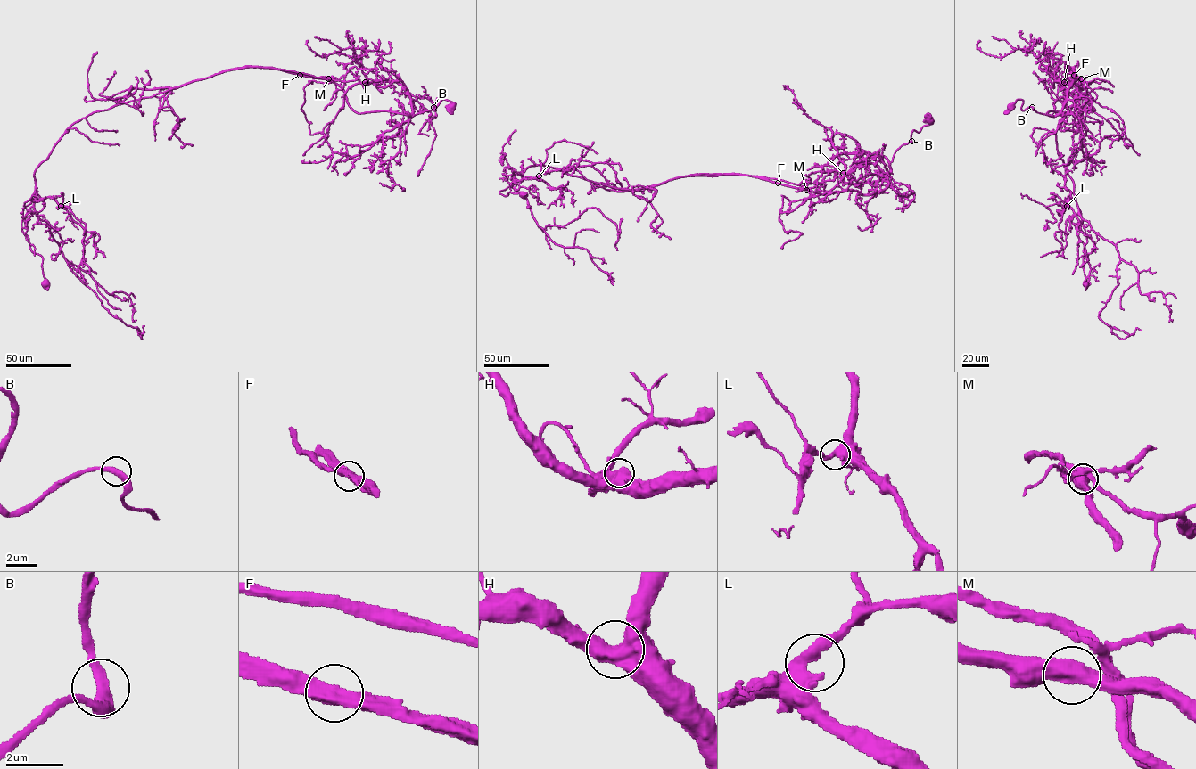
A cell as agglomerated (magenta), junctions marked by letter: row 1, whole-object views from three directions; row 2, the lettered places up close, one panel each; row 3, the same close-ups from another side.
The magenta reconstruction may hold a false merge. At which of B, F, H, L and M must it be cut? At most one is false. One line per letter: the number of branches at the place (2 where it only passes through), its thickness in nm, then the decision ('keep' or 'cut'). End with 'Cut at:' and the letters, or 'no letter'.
B: 2 | 400 nm | keep
F: 2 | 500 nm | keep
H: 2 | 650 nm | keep
L: 2 | 440 nm | keep
M: 2 | 650 nm | cut
Cut at: M

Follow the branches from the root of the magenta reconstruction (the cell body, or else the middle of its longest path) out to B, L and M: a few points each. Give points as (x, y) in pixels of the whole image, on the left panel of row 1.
B: (46, 284), (21, 226), (34, 172), (94, 112), (243, 67), (332, 80), (358, 113), (433, 107)
L: (46, 284), (43, 257), (30, 249), (28, 237), (21, 229), (21, 221), (37, 200), (52, 197), (61, 206)
M: (46, 284), (21, 221), (35, 200), (36, 167), (74, 123), (226, 69), (328, 78)

